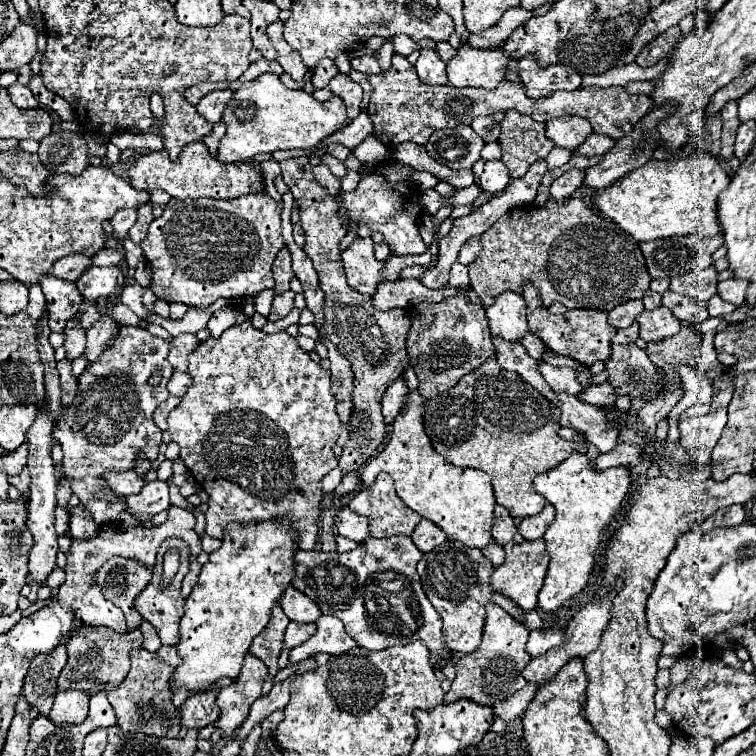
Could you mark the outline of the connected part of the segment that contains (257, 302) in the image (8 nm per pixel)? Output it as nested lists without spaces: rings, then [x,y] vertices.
[[[264,290],[264,292],[260,292],[260,294],[252,296],[252,298],[244,298],[244,304],[246,304],[246,300],[252,300],[254,310],[256,310],[258,314],[262,314],[262,316],[268,316],[268,314],[270,314],[270,306],[272,306],[274,296],[276,296],[274,290]]]

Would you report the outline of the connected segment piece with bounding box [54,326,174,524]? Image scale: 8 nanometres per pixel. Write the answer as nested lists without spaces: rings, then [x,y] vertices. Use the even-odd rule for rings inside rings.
[[[122,326],[114,338],[114,344],[80,374],[76,398],[56,422],[54,438],[64,450],[64,476],[72,480],[72,492],[78,494],[82,506],[92,512],[96,524],[116,520],[124,506],[122,496],[112,504],[92,496],[96,490],[106,488],[102,472],[132,470],[138,454],[146,454],[150,462],[158,458],[162,430],[154,424],[152,414],[156,406],[168,398],[166,384],[174,372],[174,368],[168,364],[168,346],[168,340],[152,336],[140,326]],[[154,370],[162,370],[162,382],[158,388],[148,386],[148,378]]]

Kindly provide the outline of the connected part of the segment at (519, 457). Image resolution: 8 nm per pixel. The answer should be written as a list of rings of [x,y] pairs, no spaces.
[[[494,358],[488,360],[488,364],[480,366],[476,372],[466,374],[454,388],[448,392],[426,400],[426,412],[424,412],[424,428],[426,434],[432,440],[432,446],[438,454],[442,454],[448,462],[462,468],[478,468],[492,476],[494,484],[494,496],[500,506],[504,506],[512,518],[526,518],[538,514],[546,500],[542,500],[540,494],[536,494],[532,480],[556,468],[562,464],[574,450],[580,450],[578,444],[566,442],[558,436],[560,430],[560,410],[556,404],[552,404],[548,398],[544,398],[536,388],[532,388],[528,382],[520,380],[516,372],[508,372],[496,364]]]

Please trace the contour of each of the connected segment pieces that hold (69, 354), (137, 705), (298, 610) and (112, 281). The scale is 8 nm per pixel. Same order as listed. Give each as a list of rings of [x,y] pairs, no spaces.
[[[70,320],[66,330],[64,330],[64,350],[66,350],[66,358],[68,360],[76,360],[78,356],[82,356],[84,352],[84,344],[86,344],[86,332],[80,328],[78,320]]]
[[[144,648],[132,652],[132,668],[128,676],[122,680],[118,688],[106,686],[108,700],[114,706],[118,726],[122,732],[142,732],[142,734],[156,734],[156,736],[184,736],[188,728],[180,722],[180,710],[172,704],[172,690],[168,688],[168,678],[172,674],[172,666],[164,664],[156,652],[148,652]]]
[[[288,586],[280,598],[280,606],[292,622],[316,622],[320,608],[294,586]]]
[[[92,266],[76,280],[76,286],[86,300],[98,300],[98,298],[110,298],[116,292],[120,292],[124,288],[124,282],[126,280],[120,266],[110,268]]]

